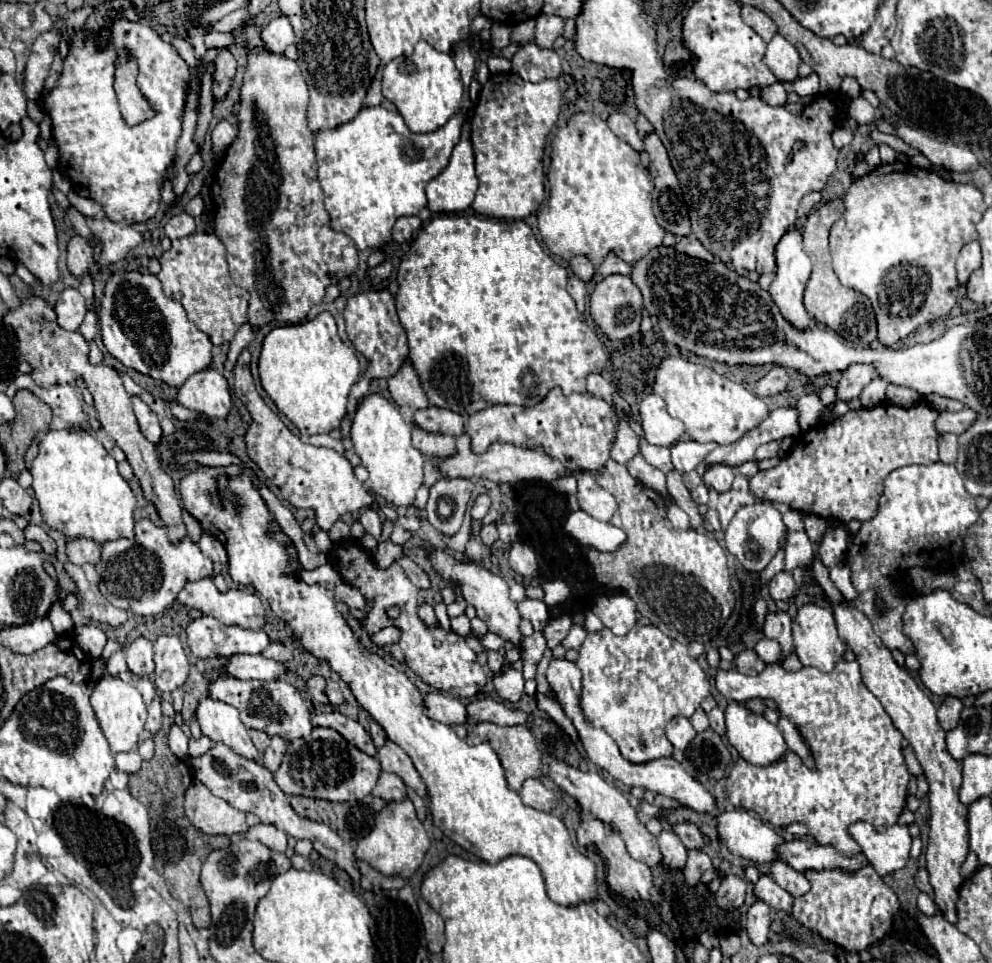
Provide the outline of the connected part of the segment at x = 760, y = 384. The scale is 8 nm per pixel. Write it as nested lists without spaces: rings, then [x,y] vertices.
[[[774,366],[766,376],[762,376],[756,384],[754,384],[754,392],[758,396],[774,396],[786,390],[788,384],[788,372],[784,366]]]

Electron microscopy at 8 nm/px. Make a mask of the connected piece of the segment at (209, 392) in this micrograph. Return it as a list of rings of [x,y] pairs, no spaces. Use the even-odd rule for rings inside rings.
[[[206,368],[192,374],[178,388],[176,402],[190,410],[198,410],[216,418],[226,418],[232,408],[226,378],[214,368]]]

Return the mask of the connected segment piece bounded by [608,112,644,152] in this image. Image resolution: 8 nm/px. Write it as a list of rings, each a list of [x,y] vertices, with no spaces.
[[[612,114],[610,118],[608,118],[608,126],[610,126],[610,130],[618,136],[618,138],[622,138],[624,142],[628,142],[636,152],[642,152],[644,150],[644,142],[642,142],[642,138],[638,136],[638,130],[636,130],[636,126],[634,126],[634,122],[626,116],[626,114]]]

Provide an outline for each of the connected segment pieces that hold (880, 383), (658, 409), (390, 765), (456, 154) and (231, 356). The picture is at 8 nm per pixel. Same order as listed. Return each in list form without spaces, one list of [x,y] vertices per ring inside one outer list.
[[[874,378],[860,394],[860,400],[862,400],[862,406],[864,408],[872,408],[872,406],[878,406],[886,400],[886,382],[882,378]]]
[[[656,394],[640,402],[640,418],[644,436],[654,446],[672,446],[684,438],[684,424],[666,412],[666,402]]]
[[[386,740],[384,746],[378,748],[378,760],[380,760],[382,770],[398,774],[408,788],[412,788],[418,796],[426,798],[426,786],[424,786],[420,774],[416,772],[416,768],[414,768],[412,760],[408,758],[408,754],[398,744]]]
[[[464,120],[462,126],[462,138],[460,142],[454,146],[454,152],[450,156],[448,166],[434,178],[428,182],[426,186],[426,196],[428,196],[428,208],[432,212],[464,212],[470,208],[474,194],[478,188],[478,178],[474,174],[474,154],[472,154],[472,144],[470,144],[470,124],[468,120]]]
[[[246,322],[244,326],[240,326],[240,330],[236,332],[234,340],[230,342],[230,350],[228,350],[228,360],[226,360],[226,370],[232,370],[236,364],[236,358],[240,356],[242,348],[246,348],[252,340],[254,340],[254,328]]]

